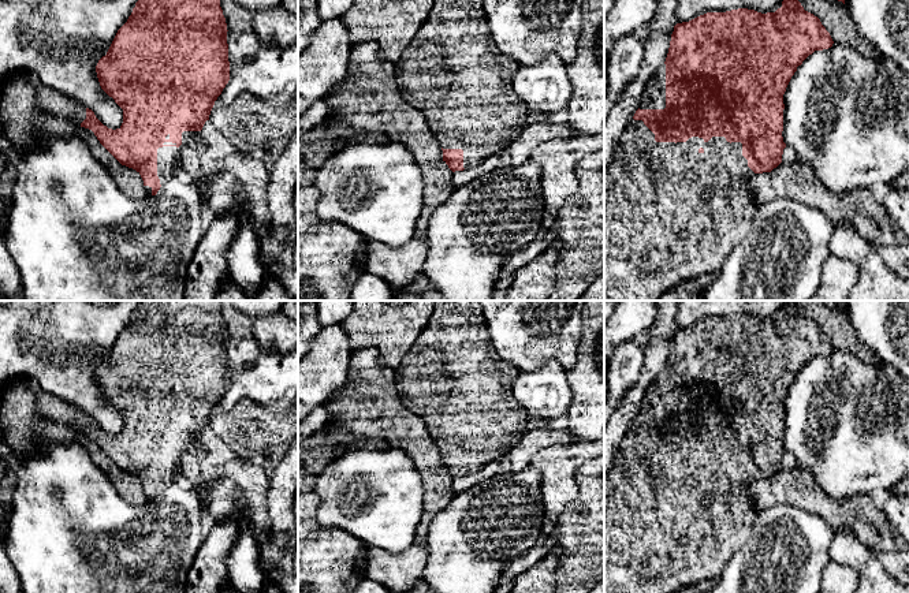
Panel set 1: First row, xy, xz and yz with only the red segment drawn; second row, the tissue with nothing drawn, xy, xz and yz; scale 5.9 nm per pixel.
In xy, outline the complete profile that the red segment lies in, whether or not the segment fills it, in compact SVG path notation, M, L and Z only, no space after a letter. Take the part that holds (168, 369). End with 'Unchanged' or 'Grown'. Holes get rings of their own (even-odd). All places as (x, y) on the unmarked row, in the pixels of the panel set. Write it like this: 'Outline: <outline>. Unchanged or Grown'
Outline: M139 301L127 328L118 336L107 361L96 372L101 395L123 415L123 429L116 436L104 432L92 415L42 391L37 381L26 378L26 387L37 400L40 415L59 426L67 425L92 436L122 471L141 481L145 500L156 501L160 493L174 484L183 458L204 448L201 436L230 387L227 337L220 301Z. Grown

